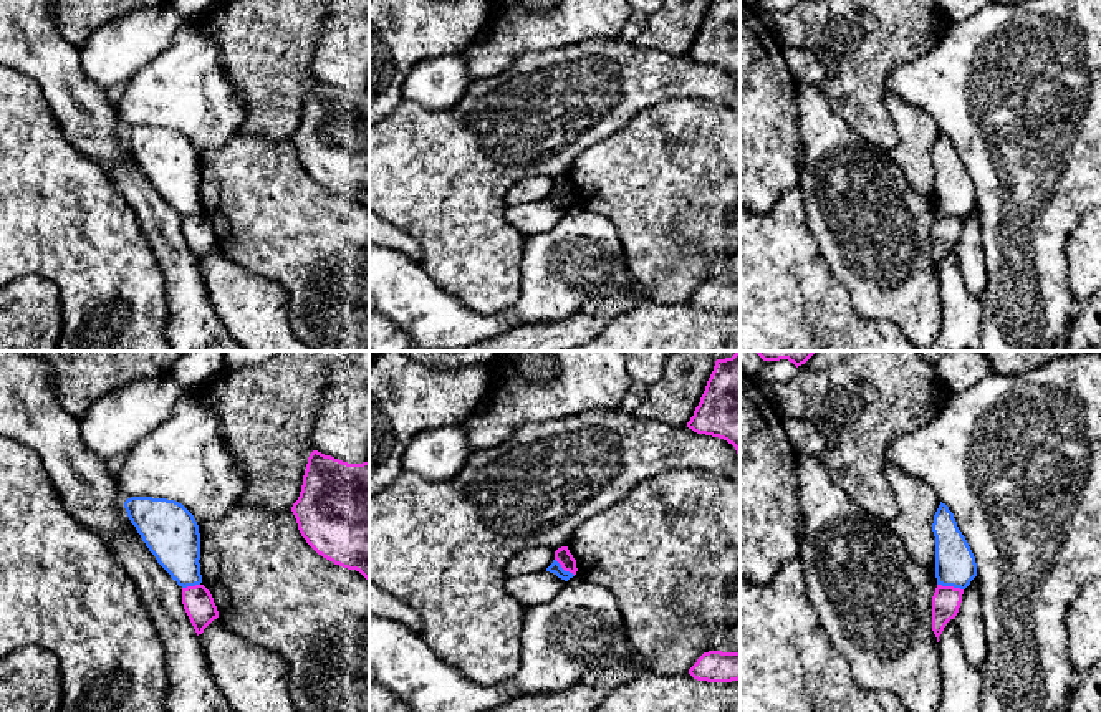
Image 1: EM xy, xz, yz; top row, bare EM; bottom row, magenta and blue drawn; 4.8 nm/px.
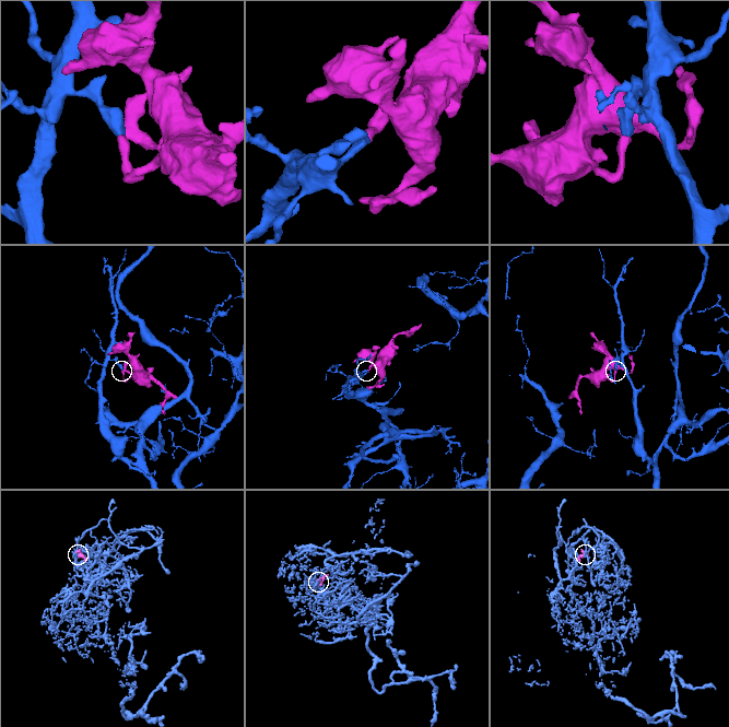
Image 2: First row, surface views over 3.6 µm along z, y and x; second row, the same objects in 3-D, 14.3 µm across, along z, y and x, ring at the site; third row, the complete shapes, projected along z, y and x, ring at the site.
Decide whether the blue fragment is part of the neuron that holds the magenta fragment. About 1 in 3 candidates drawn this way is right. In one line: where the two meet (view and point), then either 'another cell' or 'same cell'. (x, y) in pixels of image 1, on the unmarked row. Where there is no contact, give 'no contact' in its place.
yz (951, 216) | another cell

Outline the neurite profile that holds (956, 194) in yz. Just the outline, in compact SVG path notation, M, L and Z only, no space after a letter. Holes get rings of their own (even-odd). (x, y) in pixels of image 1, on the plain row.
M942 131L934 144L932 161L937 214L965 219L977 205L975 185L959 159L954 142Z

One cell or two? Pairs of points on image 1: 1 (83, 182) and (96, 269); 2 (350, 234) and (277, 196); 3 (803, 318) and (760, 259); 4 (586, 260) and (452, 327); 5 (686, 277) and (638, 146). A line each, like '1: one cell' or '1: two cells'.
1: one cell
2: one cell
3: one cell
4: one cell
5: one cell

